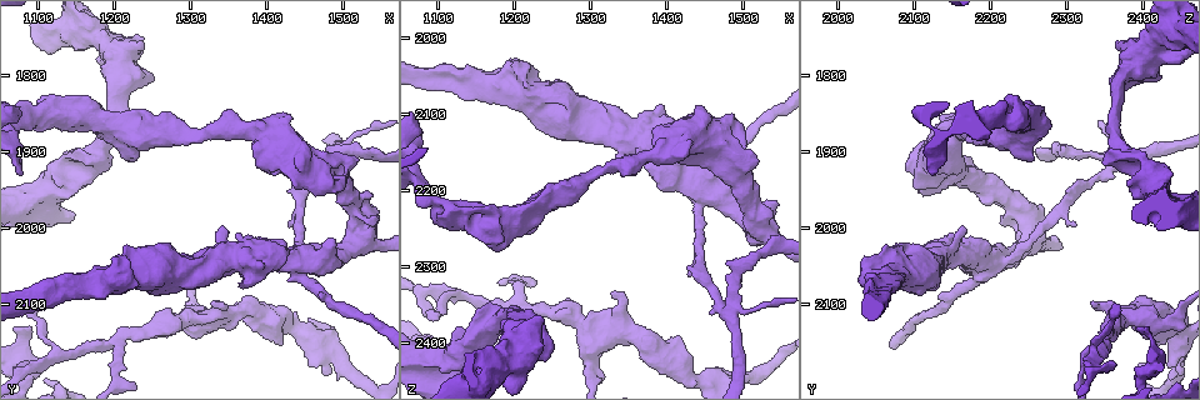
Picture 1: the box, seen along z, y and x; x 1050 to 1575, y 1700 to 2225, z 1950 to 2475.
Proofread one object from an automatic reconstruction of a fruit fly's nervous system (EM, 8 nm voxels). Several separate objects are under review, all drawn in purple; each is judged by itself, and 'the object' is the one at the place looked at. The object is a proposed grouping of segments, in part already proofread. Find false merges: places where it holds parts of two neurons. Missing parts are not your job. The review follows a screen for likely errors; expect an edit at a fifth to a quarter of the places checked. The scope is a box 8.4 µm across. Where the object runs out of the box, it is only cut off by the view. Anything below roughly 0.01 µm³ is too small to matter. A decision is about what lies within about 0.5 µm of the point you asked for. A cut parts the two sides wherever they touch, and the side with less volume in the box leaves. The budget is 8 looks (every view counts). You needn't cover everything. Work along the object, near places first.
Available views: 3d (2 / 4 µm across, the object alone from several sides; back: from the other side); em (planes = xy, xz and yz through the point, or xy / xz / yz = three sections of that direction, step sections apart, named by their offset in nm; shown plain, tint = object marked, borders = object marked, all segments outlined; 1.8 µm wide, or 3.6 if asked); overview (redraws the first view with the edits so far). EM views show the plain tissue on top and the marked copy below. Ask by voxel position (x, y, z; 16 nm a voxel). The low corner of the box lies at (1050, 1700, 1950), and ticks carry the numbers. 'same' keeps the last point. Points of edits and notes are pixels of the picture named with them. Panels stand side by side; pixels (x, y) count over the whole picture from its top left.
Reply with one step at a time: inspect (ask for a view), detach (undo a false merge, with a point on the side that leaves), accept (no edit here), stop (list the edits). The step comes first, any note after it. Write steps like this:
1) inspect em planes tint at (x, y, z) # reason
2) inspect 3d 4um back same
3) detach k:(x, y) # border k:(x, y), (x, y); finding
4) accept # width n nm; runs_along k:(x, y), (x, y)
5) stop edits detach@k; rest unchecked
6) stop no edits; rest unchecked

inspect 3d 4um at (1445, 2060, 2185) # looks like a crossing

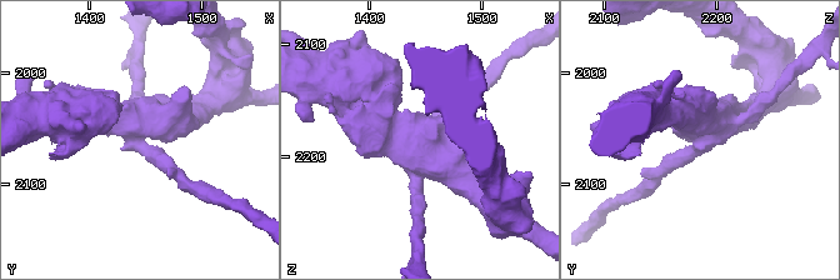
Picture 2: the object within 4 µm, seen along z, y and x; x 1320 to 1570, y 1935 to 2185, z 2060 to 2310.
inspect em 3.6um yz step 4 tint at (1444, 2054, 2186) # shape alone is not enough

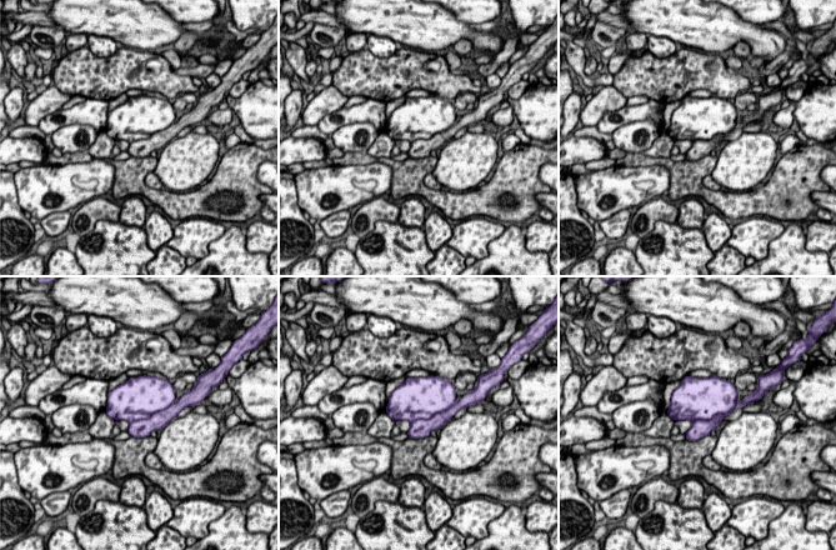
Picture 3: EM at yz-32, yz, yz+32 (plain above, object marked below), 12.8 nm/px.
inspect em 3.6um planes tint same

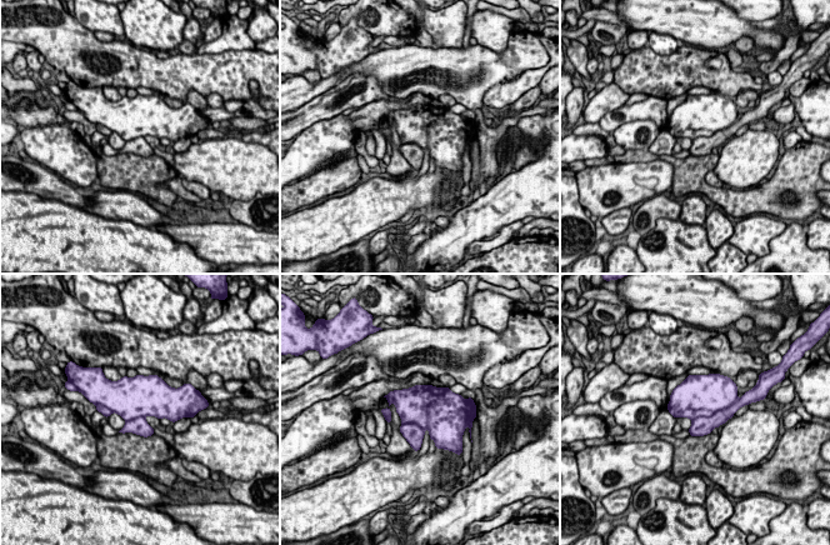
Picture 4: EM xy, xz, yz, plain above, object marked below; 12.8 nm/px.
detach 4:(701, 426) # width 480 nm; border 4:(736, 399), (726, 408), (693, 420); two neurons meet here

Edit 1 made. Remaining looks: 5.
inspect overview

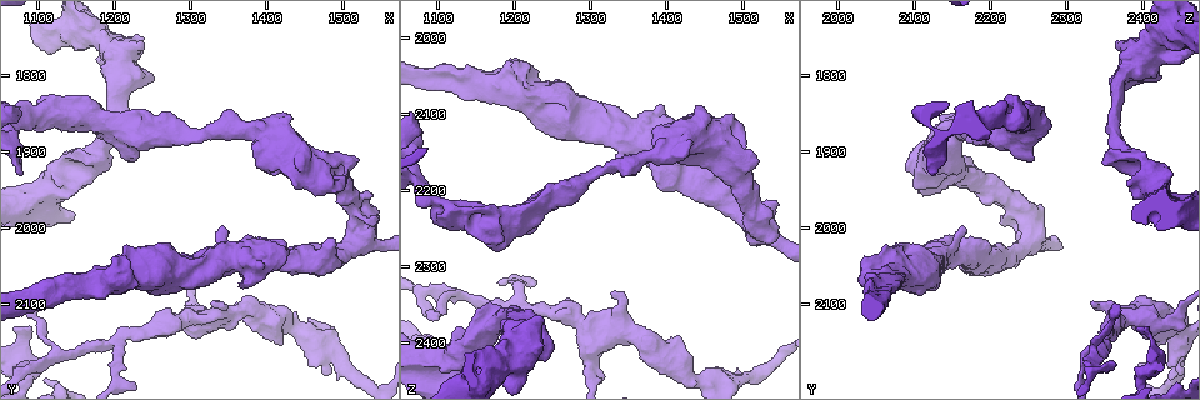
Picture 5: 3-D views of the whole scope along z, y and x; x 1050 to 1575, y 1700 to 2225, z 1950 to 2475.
inspect em xz step 8 tint at (1515, 1995, 2255) # sharp bend

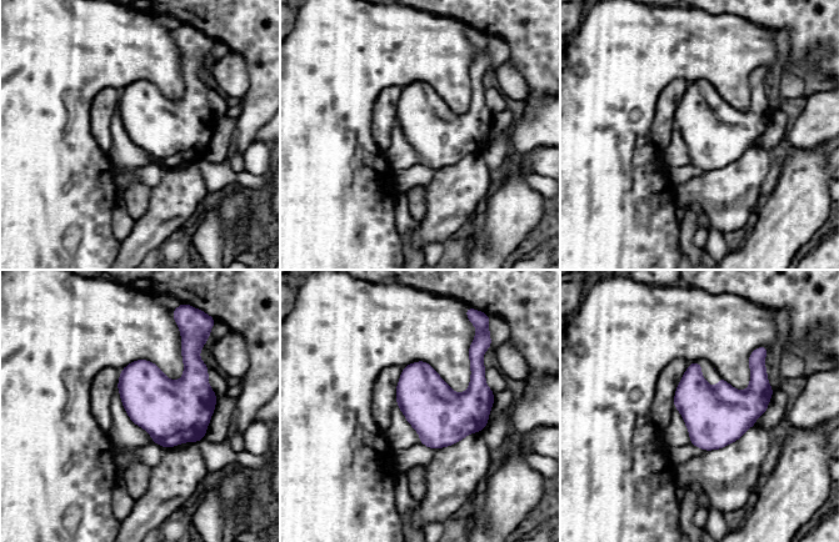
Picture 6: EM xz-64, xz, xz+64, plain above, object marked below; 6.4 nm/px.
inspect em planes tint same # another direction

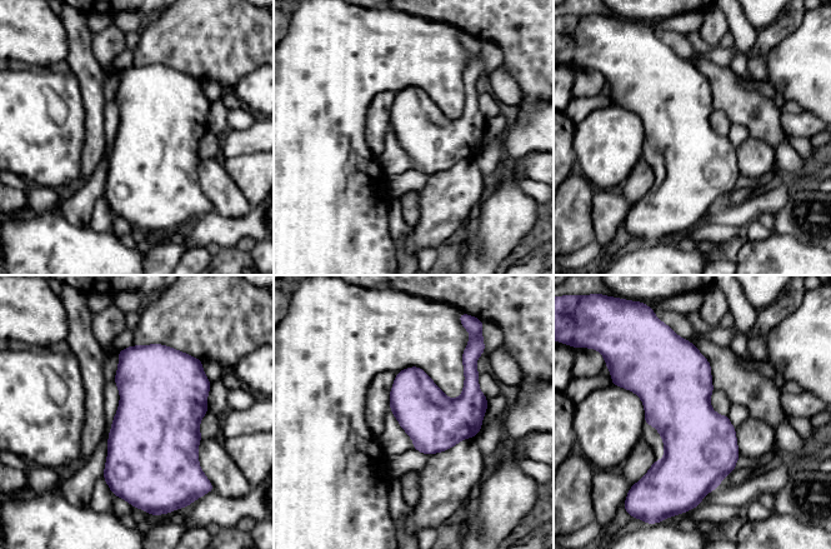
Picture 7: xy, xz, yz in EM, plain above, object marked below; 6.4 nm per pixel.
accept # all the same neuron

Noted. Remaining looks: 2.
inspect em 3.6um xy step 4 tint at (1135, 1860, 2240) # calibre changes

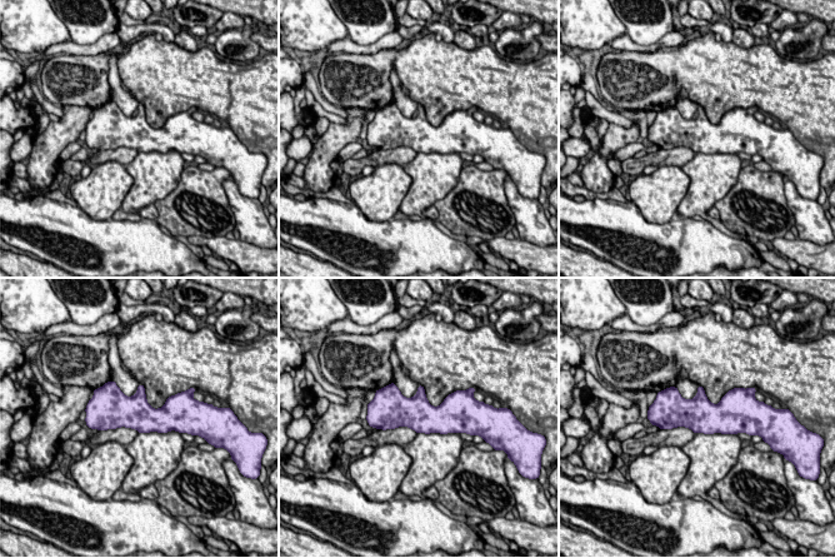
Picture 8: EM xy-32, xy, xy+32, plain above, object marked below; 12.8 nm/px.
inspect em 3.6um planes tint same

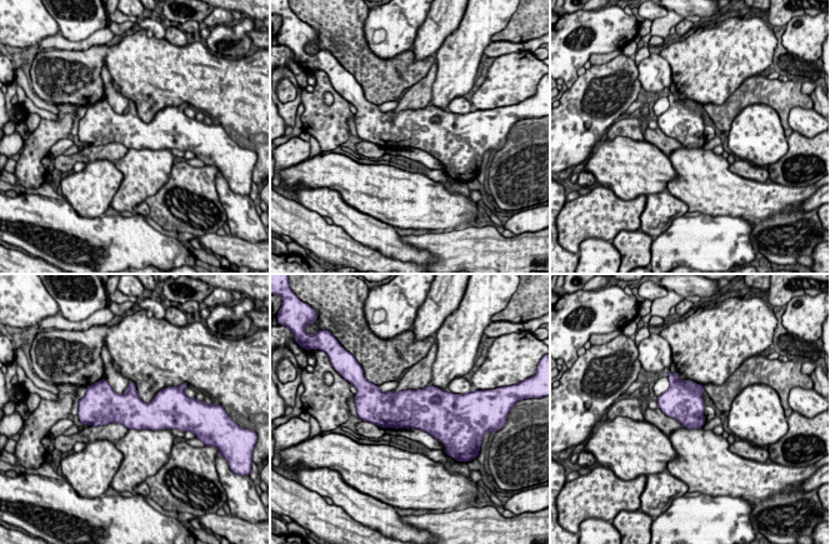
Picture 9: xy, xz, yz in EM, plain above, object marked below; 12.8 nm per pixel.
accept # width 420 nm; continuous, no second neuron

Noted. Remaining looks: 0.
stop edits detach@4; rest unchecked

